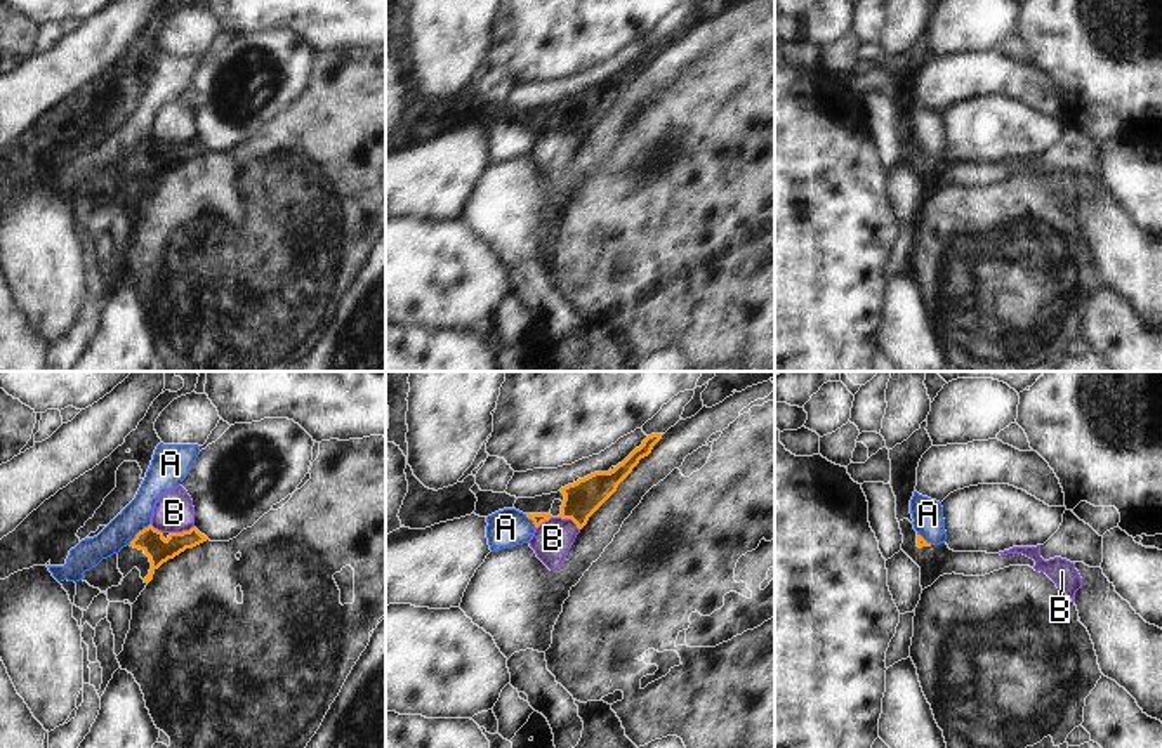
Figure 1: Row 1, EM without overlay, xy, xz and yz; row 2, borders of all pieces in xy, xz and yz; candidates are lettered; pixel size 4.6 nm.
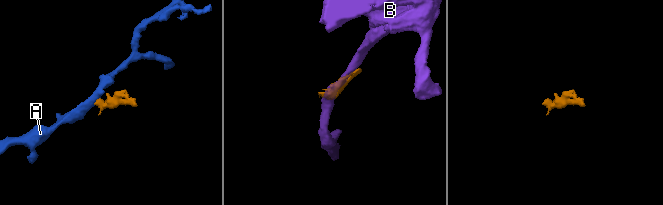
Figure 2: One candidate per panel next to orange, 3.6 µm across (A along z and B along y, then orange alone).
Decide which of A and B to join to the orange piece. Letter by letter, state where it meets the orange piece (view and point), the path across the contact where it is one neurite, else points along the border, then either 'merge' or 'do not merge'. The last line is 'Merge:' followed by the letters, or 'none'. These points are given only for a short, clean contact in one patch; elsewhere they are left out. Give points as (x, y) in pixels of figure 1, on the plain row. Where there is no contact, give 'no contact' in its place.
A: xy (138, 144) | along xy (150, 134), (129, 155) | do not merge
B: xy (183, 143) | do not merge
Merge: none

